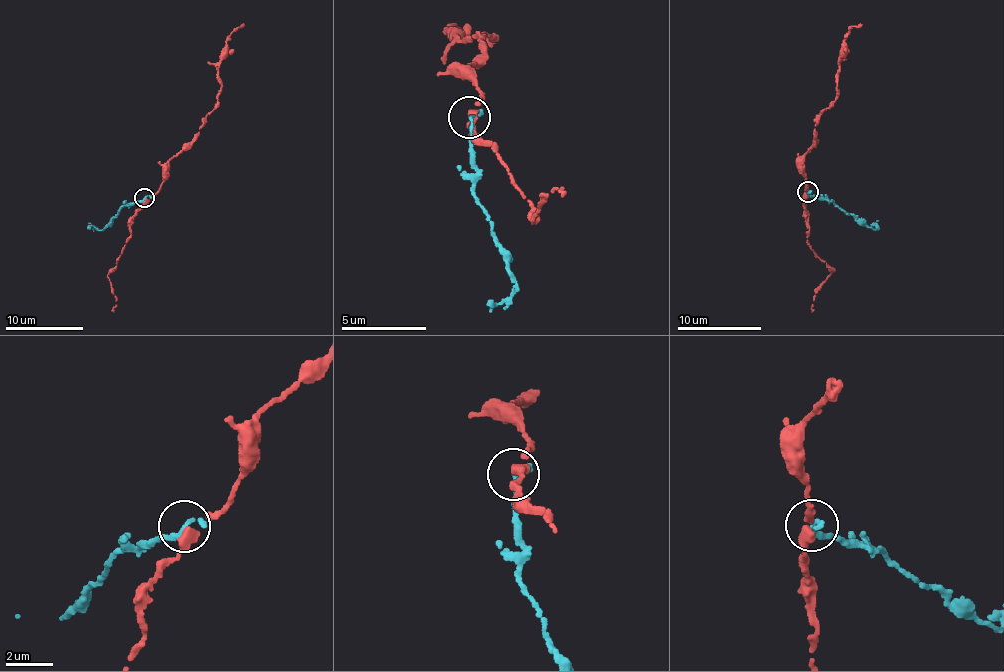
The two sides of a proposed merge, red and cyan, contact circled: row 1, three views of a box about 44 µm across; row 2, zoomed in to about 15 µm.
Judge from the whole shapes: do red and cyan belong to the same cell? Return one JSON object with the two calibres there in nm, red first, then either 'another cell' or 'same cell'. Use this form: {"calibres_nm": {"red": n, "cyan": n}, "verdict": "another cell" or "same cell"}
{"calibres_nm": {"red": 320, "cyan": 260}, "verdict": "another cell"}

